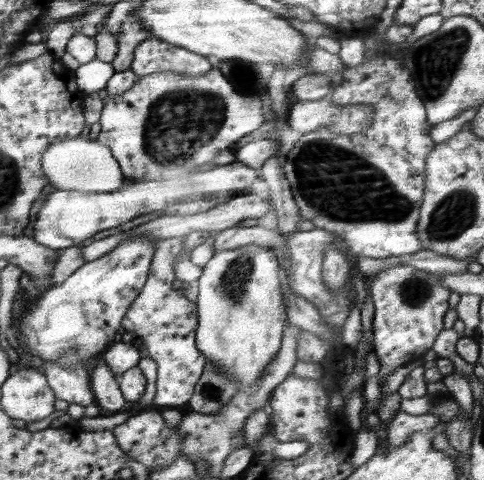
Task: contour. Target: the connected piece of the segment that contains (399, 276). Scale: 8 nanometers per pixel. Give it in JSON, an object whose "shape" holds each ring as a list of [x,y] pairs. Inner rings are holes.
{"shape":[[[403,264],[392,266],[374,277],[370,290],[375,310],[373,351],[380,363],[378,378],[382,385],[384,377],[394,369],[402,367],[404,362],[422,356],[426,350],[432,348],[436,337],[442,331],[442,318],[450,308],[450,289],[442,285],[438,274]]]}

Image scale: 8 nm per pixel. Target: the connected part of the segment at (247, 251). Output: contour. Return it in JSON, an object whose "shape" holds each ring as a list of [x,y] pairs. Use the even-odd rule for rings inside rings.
{"shape":[[[250,244],[234,250],[216,251],[203,267],[198,280],[196,347],[206,360],[216,363],[224,375],[228,375],[232,381],[238,379],[240,391],[250,388],[254,381],[261,380],[262,373],[270,366],[270,361],[274,360],[274,356],[281,350],[280,338],[288,310],[278,272],[280,260],[277,253],[270,247]]]}

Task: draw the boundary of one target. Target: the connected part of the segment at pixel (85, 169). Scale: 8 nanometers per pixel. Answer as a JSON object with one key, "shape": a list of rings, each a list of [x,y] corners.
{"shape":[[[88,136],[66,137],[45,151],[42,159],[46,178],[57,190],[78,192],[112,192],[121,189],[127,182],[125,173],[114,158],[111,149],[97,139]]]}

